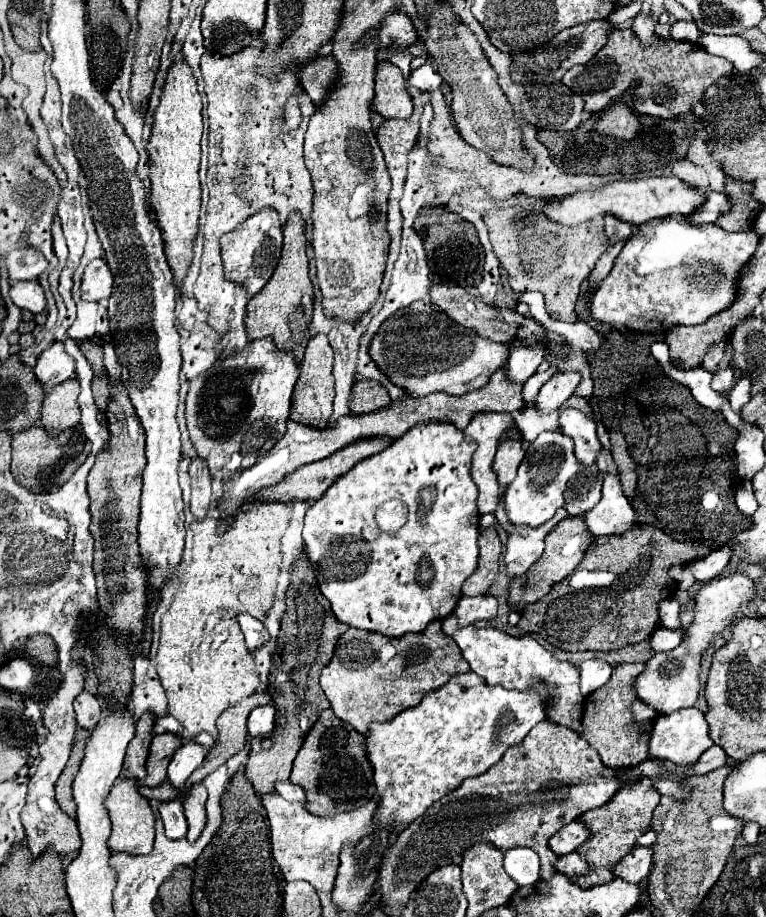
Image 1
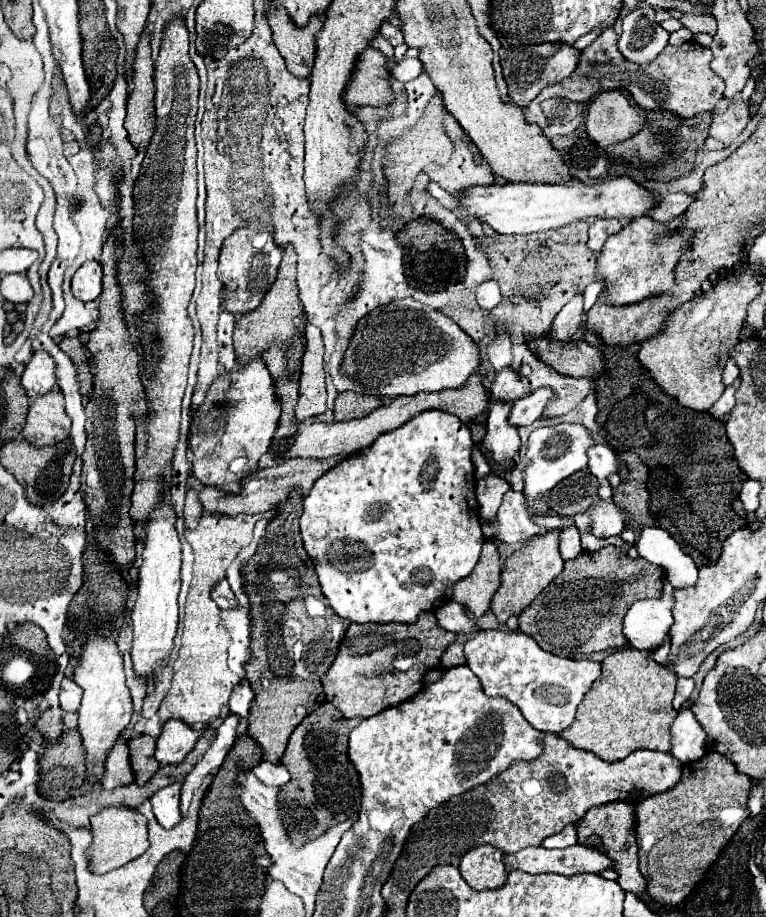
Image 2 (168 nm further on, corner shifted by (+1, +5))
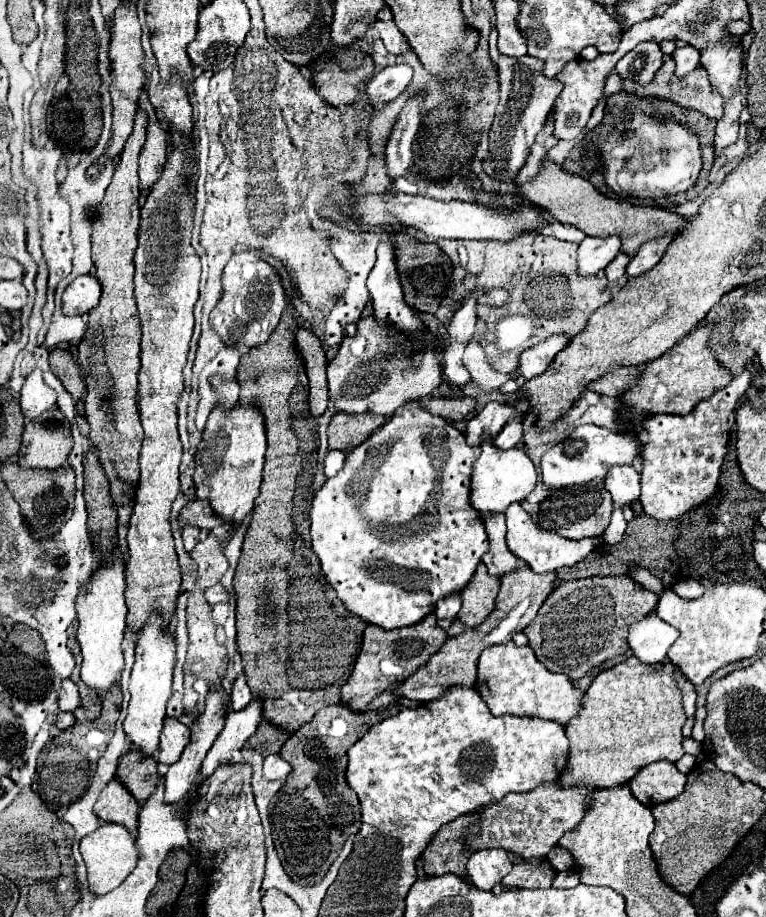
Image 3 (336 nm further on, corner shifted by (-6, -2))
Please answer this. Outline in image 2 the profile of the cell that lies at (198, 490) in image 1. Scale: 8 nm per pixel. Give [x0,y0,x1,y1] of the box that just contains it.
[184,491,202,529]

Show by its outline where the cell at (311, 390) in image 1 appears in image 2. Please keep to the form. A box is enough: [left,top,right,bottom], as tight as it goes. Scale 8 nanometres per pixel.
[296,323,326,421]

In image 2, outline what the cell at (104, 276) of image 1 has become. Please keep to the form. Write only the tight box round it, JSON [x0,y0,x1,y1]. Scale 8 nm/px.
[72,261,102,301]

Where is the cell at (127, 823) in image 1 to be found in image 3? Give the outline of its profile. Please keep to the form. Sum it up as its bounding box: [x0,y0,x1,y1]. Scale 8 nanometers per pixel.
[81,822,141,894]

